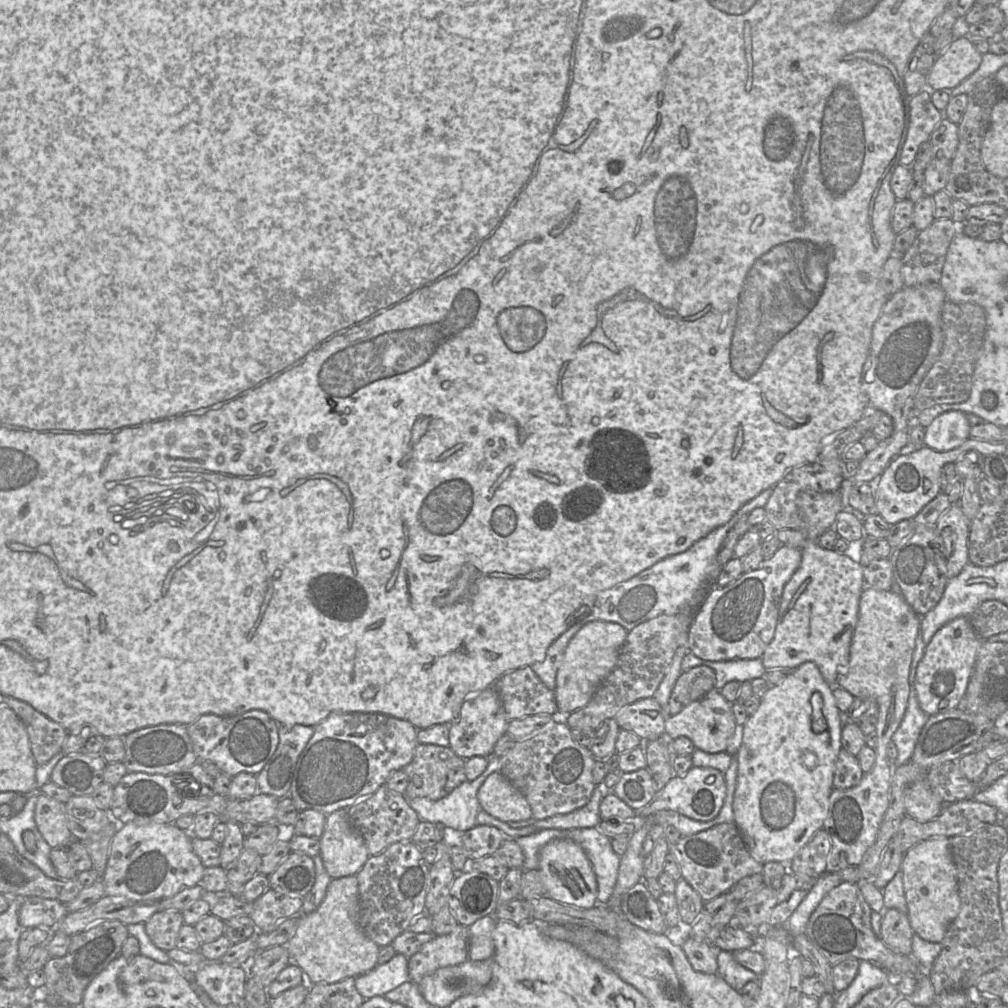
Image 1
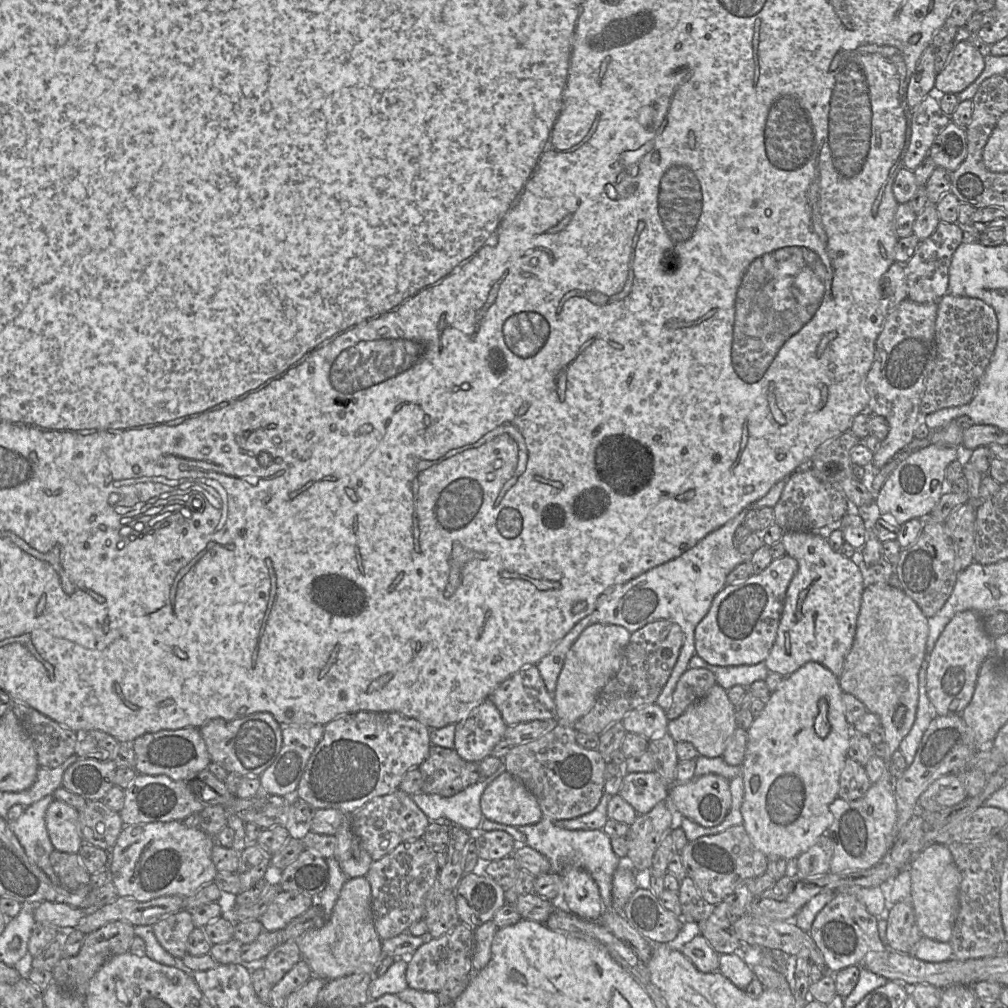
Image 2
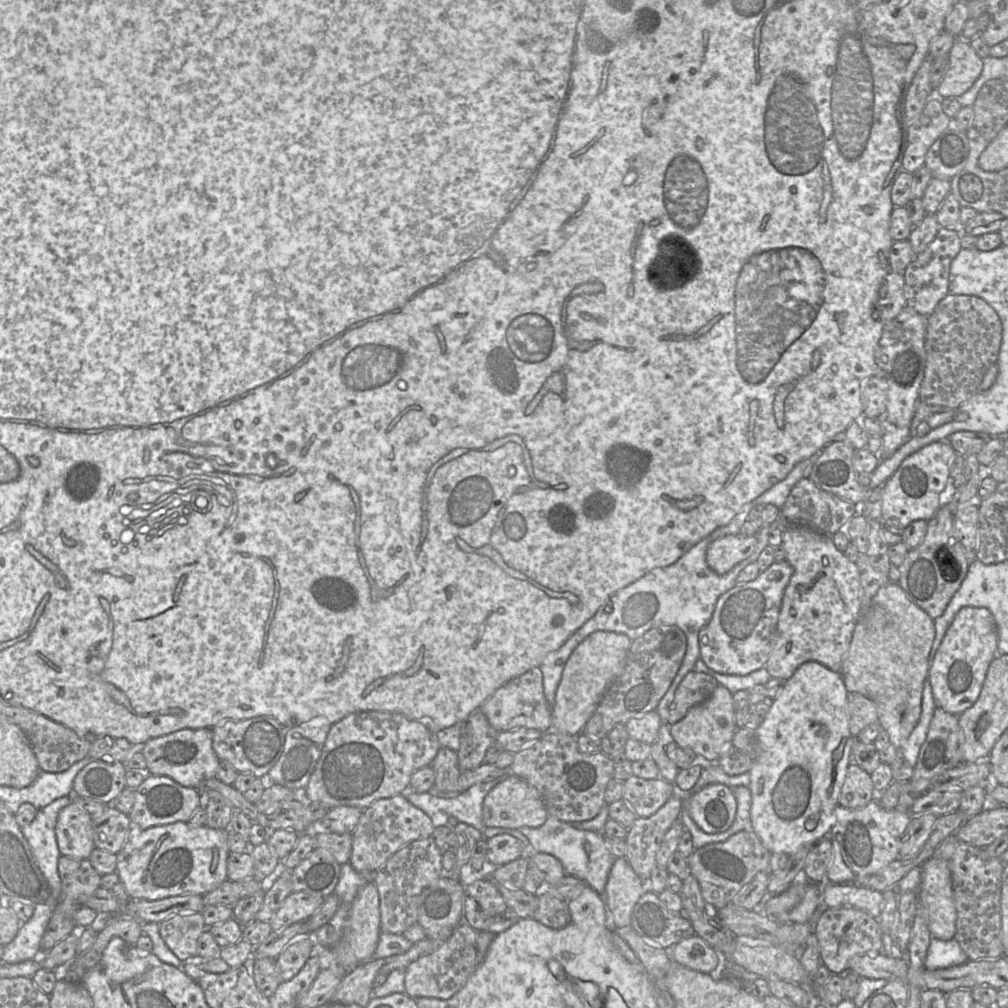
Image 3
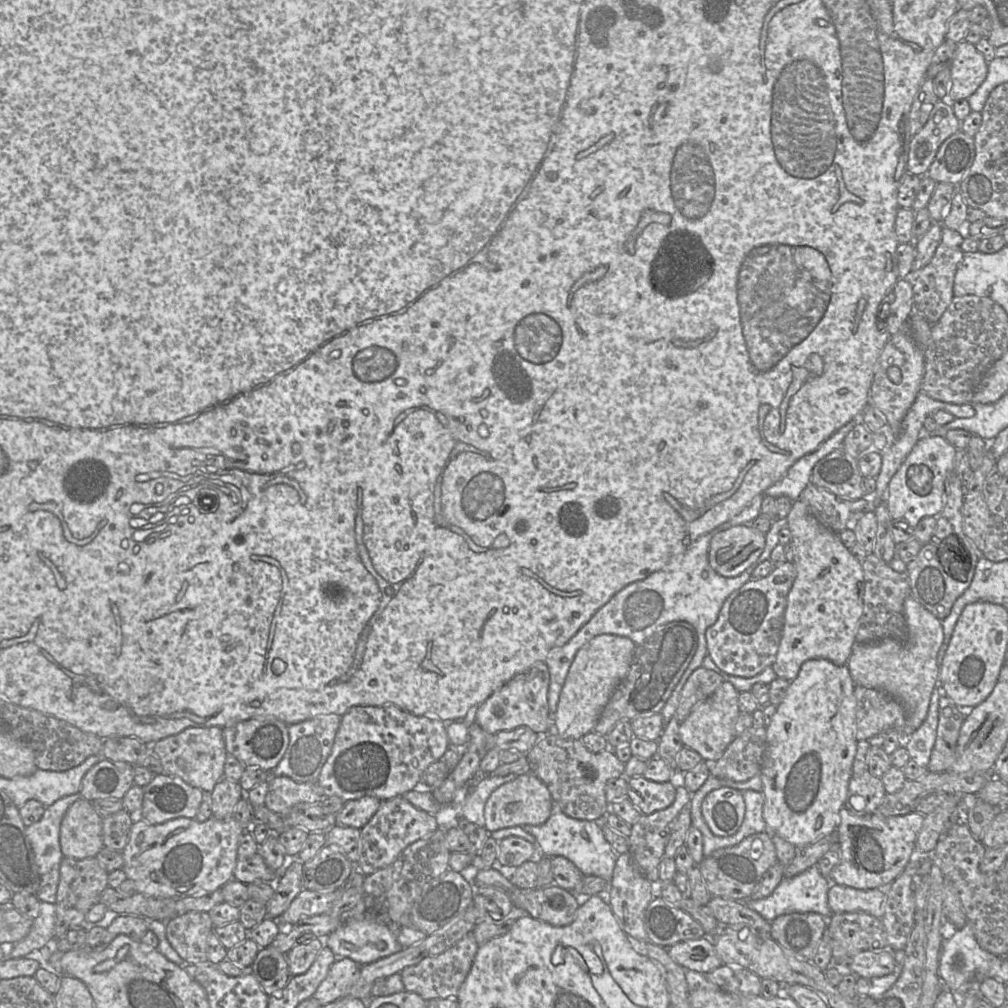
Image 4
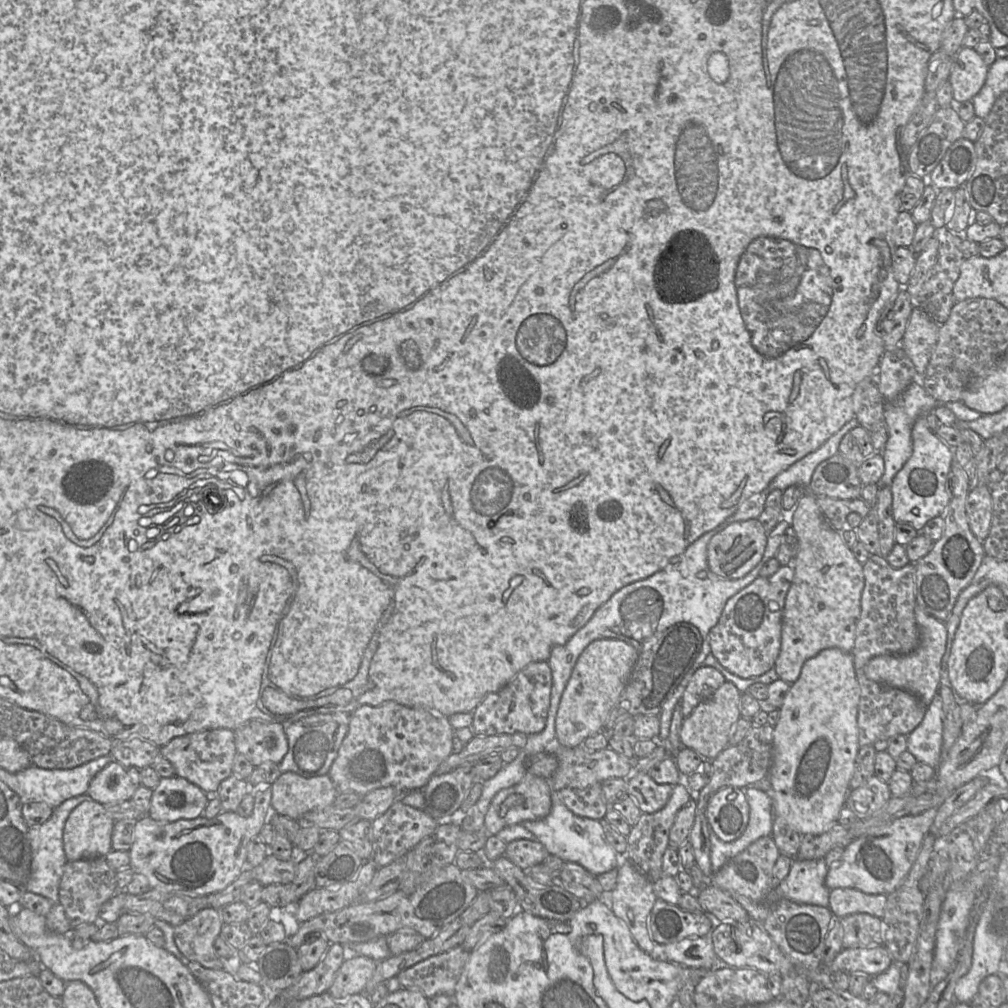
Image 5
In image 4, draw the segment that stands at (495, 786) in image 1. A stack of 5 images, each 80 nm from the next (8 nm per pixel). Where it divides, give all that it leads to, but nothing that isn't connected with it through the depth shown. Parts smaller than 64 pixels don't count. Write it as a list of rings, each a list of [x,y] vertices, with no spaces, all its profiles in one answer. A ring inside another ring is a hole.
[[[534,774],[518,775],[495,789],[484,807],[485,828],[490,833],[502,828],[541,825],[550,817],[553,800],[546,785]]]

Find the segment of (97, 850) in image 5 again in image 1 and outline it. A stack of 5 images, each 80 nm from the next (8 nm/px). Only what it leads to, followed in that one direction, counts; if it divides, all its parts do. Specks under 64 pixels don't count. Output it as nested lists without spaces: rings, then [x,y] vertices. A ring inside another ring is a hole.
[[[40,792],[37,793],[35,822],[39,832],[52,849],[67,849],[73,841],[79,841],[73,839],[67,827],[65,804]]]

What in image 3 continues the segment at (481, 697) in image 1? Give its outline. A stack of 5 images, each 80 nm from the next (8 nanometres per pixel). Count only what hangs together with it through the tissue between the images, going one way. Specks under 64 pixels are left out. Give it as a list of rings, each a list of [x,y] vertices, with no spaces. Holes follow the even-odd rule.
[[[480,709],[469,714],[460,723],[459,768],[471,770],[484,763],[486,751],[495,742],[497,732]]]

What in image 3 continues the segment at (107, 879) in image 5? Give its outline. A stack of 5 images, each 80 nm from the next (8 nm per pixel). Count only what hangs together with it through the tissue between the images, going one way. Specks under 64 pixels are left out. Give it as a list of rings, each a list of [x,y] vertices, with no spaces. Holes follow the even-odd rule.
[[[60,855],[58,859],[58,873],[61,880],[61,892],[54,906],[52,917],[40,941],[40,950],[49,951],[56,943],[79,929],[74,922],[74,914],[83,906],[84,901],[101,885],[101,875],[92,867],[88,859],[72,859]]]

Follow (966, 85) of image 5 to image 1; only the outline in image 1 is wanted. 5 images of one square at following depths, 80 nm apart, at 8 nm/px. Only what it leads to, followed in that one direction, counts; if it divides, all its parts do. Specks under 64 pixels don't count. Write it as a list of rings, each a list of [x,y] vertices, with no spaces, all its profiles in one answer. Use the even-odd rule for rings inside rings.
[[[970,37],[954,39],[946,52],[938,57],[928,75],[927,83],[934,90],[953,89],[974,73],[982,62],[982,54],[973,46]]]

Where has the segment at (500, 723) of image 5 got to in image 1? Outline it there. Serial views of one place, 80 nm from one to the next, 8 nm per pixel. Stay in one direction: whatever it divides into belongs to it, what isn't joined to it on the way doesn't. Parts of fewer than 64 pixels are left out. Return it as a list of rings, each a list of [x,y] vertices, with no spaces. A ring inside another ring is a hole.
[[[530,666],[507,672],[490,687],[494,687],[499,694],[509,720],[537,714],[559,715],[554,691],[547,688]]]

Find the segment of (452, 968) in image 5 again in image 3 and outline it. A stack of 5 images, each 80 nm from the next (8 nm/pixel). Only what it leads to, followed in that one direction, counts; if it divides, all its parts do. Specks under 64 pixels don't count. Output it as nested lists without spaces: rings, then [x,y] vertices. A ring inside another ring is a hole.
[[[462,921],[434,952],[420,957],[405,969],[405,993],[412,998],[439,998],[453,1002],[478,965],[477,931]]]

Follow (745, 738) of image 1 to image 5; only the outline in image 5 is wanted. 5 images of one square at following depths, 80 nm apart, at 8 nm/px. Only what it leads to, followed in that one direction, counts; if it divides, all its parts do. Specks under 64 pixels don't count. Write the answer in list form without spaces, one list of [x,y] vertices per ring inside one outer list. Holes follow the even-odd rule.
[[[839,648],[822,650],[808,659],[801,673],[780,707],[780,718],[773,728],[772,764],[767,776],[771,789],[768,793],[773,803],[774,817],[783,818],[802,836],[820,835],[829,830],[839,818],[850,791],[858,744],[858,706],[860,686],[856,677],[851,652]]]

